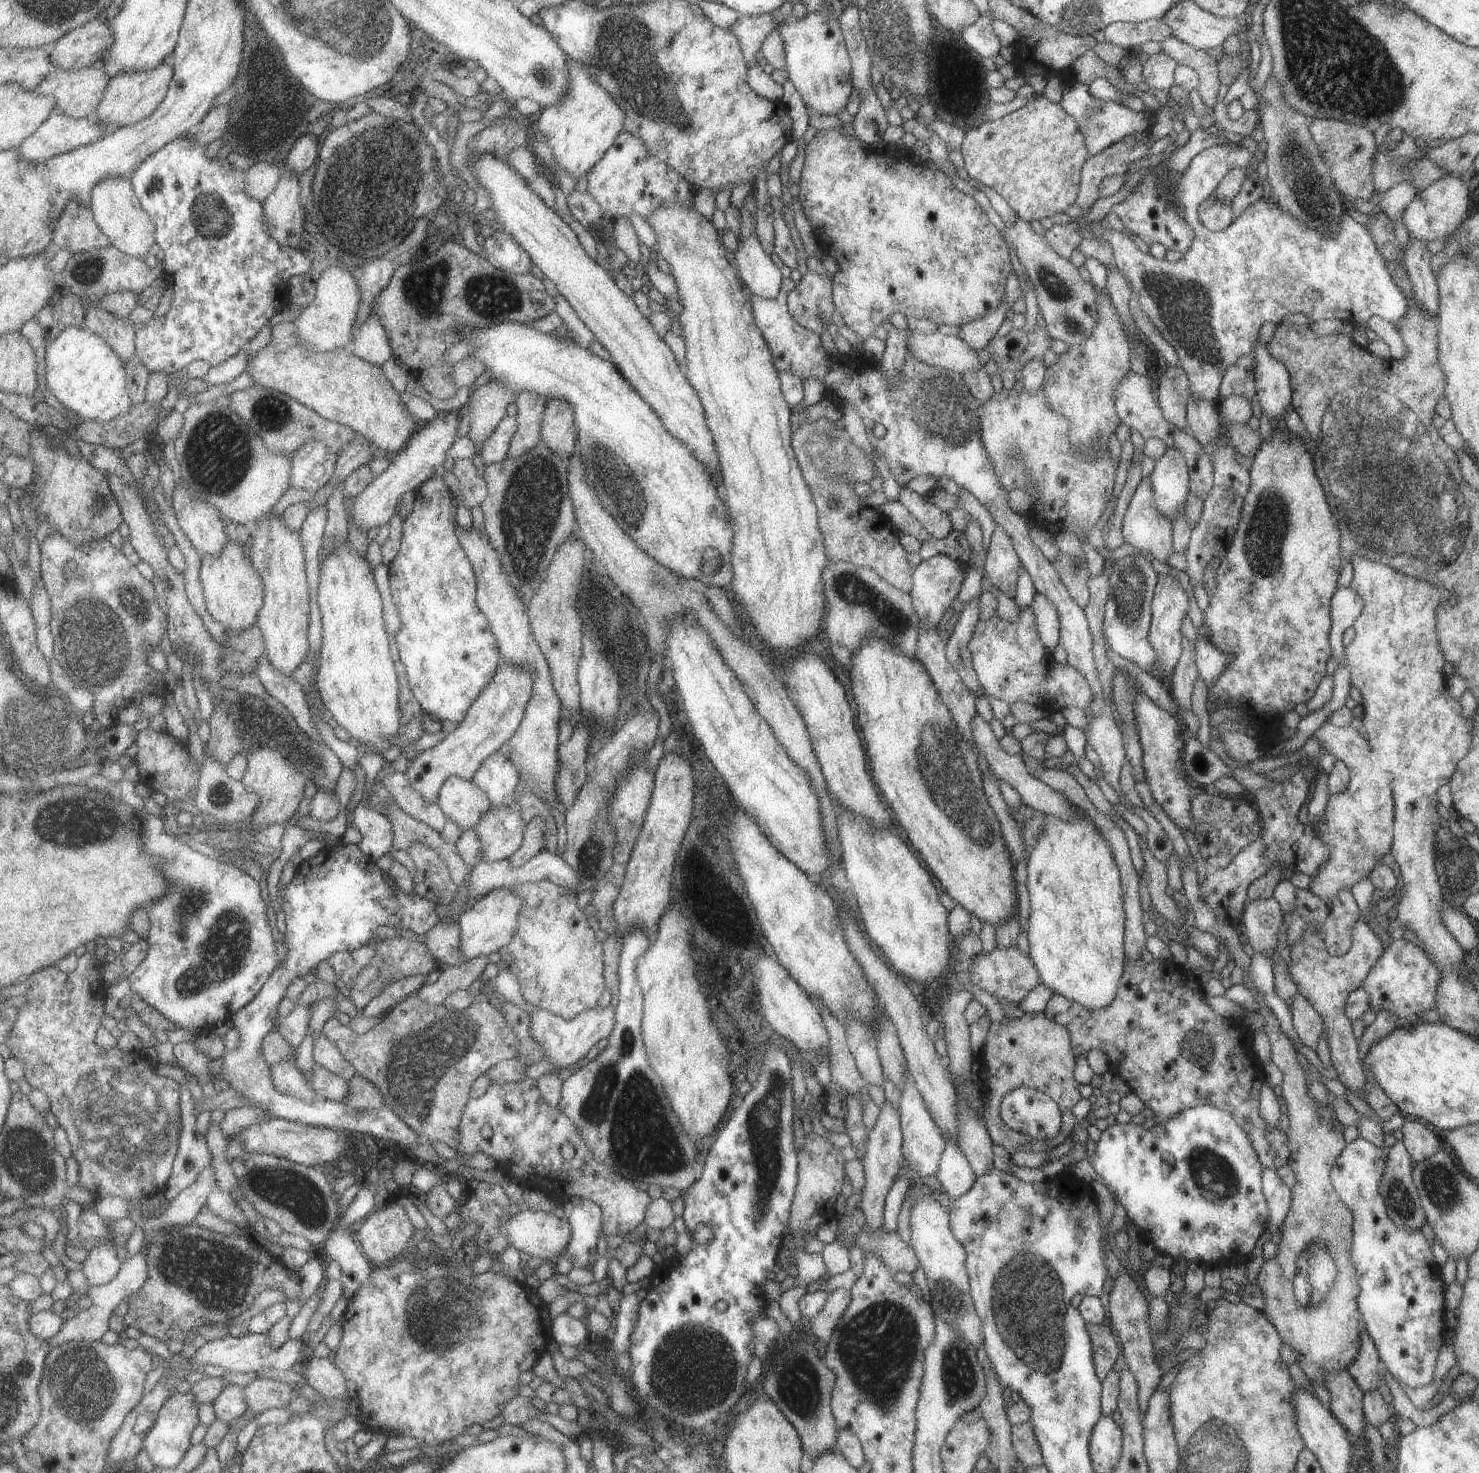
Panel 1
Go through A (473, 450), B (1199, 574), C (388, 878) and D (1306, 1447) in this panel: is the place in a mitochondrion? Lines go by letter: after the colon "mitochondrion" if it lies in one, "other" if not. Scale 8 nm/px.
A: other
B: other
C: other
D: other

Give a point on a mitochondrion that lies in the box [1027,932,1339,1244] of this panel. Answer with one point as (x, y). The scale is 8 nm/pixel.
(1211, 1172)

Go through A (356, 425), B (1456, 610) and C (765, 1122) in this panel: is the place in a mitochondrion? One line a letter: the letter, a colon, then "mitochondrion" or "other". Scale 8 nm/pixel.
A: other
B: other
C: mitochondrion

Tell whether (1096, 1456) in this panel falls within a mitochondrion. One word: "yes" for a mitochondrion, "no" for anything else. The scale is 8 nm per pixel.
no

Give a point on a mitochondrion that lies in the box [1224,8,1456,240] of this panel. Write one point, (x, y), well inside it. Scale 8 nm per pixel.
(1292, 139)

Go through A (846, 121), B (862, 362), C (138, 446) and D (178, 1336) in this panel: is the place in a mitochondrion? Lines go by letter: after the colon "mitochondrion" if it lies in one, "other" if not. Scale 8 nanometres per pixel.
A: other
B: other
C: other
D: other

